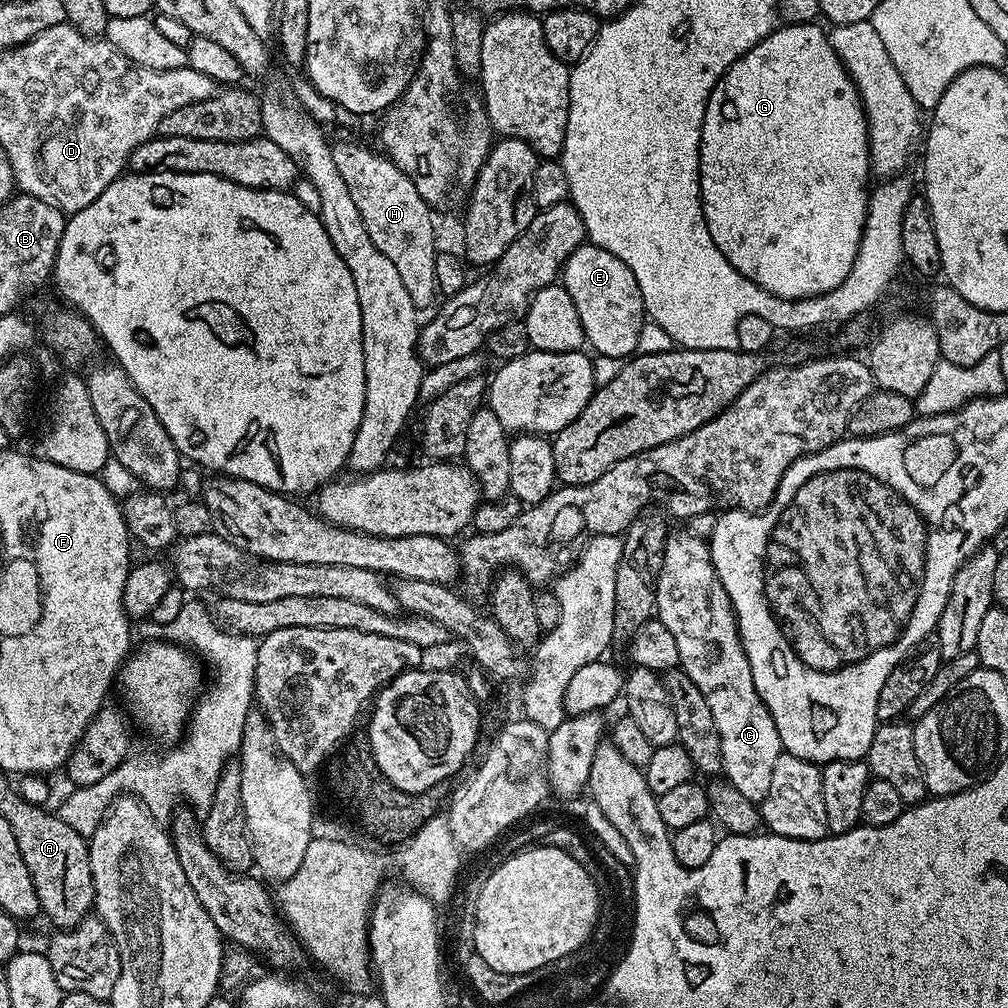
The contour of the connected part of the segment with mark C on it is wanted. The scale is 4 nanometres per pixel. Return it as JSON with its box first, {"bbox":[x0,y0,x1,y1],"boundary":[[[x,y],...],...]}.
{"bbox":[656,530,782,806],"boundary":[[[689,530],[669,531],[664,557],[656,578],[656,612],[662,626],[678,642],[680,668],[702,690],[702,698],[714,714],[720,735],[723,777],[734,790],[757,806],[770,790],[774,762],[782,755],[774,718],[756,692],[750,662],[740,641],[736,612],[714,570],[709,541]]]}

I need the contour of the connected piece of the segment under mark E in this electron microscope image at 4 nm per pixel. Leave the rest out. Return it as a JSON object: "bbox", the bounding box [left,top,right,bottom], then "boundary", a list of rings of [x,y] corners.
{"bbox":[562,242,646,358],"boundary":[[[585,242],[576,248],[574,254],[570,254],[570,258],[564,262],[562,285],[574,300],[582,322],[584,339],[590,346],[592,343],[593,353],[615,358],[628,358],[641,347],[639,346],[640,331],[643,330],[644,324],[646,325],[646,305],[642,302],[640,282],[634,278],[630,266],[626,266],[624,260],[619,260],[617,256],[610,254],[607,248],[600,248],[594,243]]]}

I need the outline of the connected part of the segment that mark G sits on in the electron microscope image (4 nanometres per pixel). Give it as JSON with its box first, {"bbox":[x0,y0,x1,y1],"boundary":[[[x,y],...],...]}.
{"bbox":[700,22,870,300],"boundary":[[[816,22],[784,24],[737,56],[708,95],[700,135],[700,205],[704,211],[704,224],[710,230],[714,246],[718,246],[721,256],[727,258],[728,264],[734,266],[736,272],[741,272],[745,280],[754,282],[762,290],[783,300],[821,296],[834,290],[834,286],[842,286],[842,282],[846,282],[846,274],[850,274],[850,266],[854,266],[854,258],[858,258],[858,246],[862,242],[868,213],[870,165],[868,123],[864,117],[864,107],[860,104],[855,82],[848,77],[838,54],[834,54],[834,46],[828,41],[828,32],[818,25]]]}

